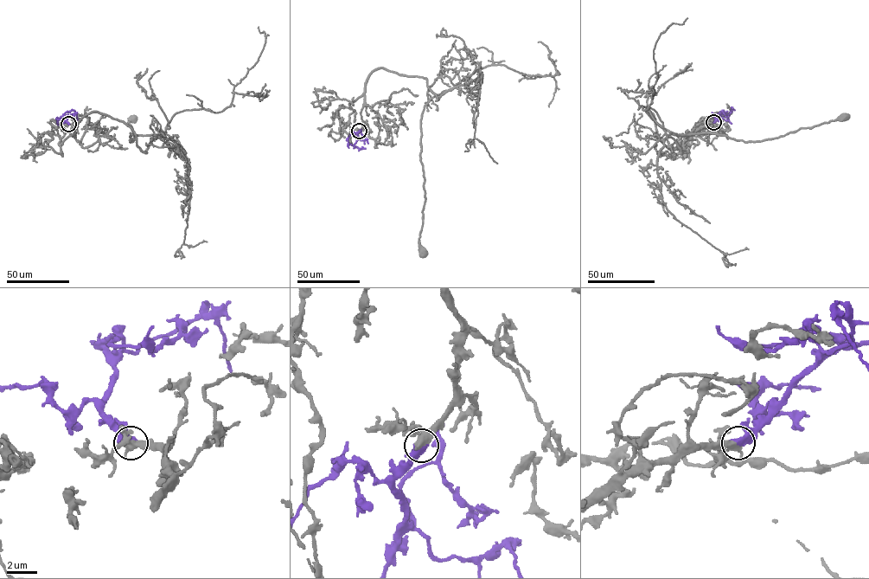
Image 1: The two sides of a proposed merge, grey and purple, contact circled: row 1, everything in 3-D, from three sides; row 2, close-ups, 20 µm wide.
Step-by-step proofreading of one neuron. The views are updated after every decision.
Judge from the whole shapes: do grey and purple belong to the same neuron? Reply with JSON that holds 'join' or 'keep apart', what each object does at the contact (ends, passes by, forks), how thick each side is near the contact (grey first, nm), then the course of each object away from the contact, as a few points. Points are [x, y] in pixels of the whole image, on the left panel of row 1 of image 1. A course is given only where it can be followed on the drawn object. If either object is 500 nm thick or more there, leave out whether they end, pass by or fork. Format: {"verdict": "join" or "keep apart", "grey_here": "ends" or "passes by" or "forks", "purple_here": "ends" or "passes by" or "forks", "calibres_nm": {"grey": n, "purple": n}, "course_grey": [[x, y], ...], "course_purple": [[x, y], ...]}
{"verdict": "join", "calibres_nm": {"grey": 440, "purple": 600}, "course_grey": [[68, 124], [73, 136], [86, 114], [106, 114], [146, 152], [162, 135], [130, 133], [130, 142], [133, 119]], "course_purple": [[68, 124], [67, 117], [63, 115], [75, 111]]}

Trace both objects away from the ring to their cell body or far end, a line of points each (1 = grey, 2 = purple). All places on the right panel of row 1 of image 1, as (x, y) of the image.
1: (713, 123), (680, 136), (646, 110), (674, 153), (680, 150), (668, 134), (763, 141), (843, 118)
2: (713, 123), (722, 114), (730, 112), (732, 108)

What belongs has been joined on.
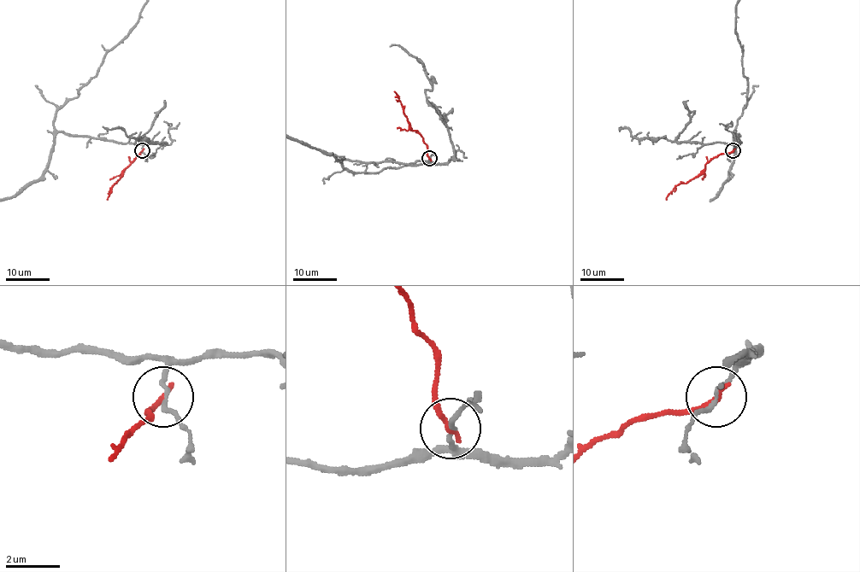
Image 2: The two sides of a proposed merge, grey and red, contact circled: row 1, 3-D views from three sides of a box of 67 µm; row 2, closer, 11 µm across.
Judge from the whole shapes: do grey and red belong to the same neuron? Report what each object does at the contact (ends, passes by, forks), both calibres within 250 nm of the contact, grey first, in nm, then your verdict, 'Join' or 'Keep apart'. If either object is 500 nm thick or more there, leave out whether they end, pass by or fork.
At the ring grey passes by. At the ring red ends. Thickness 150 nm (grey) against 220 nm. Keep apart

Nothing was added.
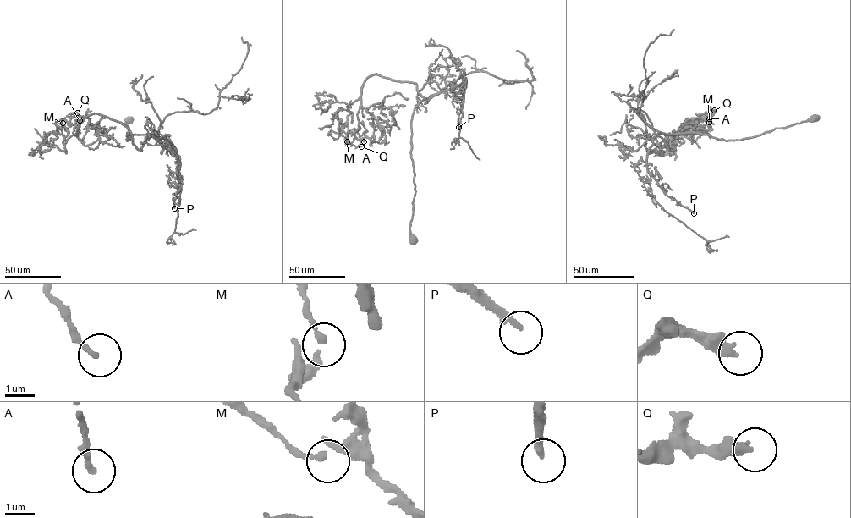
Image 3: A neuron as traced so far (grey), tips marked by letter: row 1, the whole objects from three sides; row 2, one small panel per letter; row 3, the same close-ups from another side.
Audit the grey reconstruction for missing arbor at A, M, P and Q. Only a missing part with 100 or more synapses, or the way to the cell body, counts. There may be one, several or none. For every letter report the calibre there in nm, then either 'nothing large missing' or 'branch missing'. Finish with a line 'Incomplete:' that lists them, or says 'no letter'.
A: 170 nm thick; nothing large missing
M: 110 nm thick; nothing large missing
P: 200 nm thick; branch missing
Q: 400 nm thick; nothing large missing
Incomplete: P

